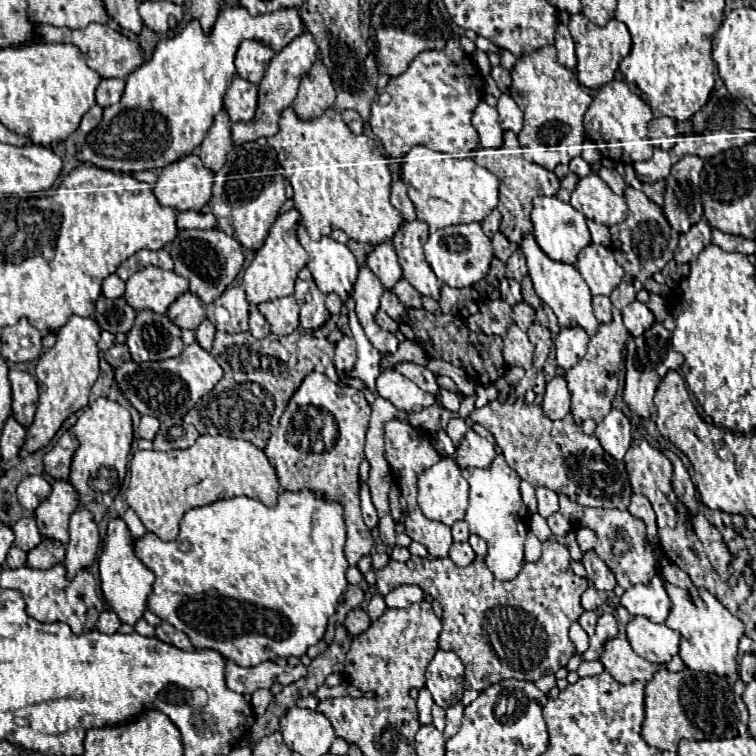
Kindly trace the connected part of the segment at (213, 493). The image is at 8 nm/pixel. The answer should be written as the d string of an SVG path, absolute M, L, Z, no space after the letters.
M201 435L197 443L189 449L173 449L173 451L137 451L129 463L129 489L127 489L127 503L137 513L141 523L147 531L155 533L163 541L175 541L179 535L179 523L183 515L193 509L201 507L219 499L245 495L249 499L257 499L267 507L275 507L277 495L279 495L279 479L275 475L275 469L269 465L267 455L243 439L231 439L231 437L211 437Z

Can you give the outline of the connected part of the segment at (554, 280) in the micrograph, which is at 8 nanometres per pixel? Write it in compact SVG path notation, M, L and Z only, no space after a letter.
M533 233L525 235L519 247L521 247L523 255L527 257L527 267L529 267L531 279L533 279L535 293L541 297L541 301L545 305L549 305L553 309L553 313L559 319L559 325L561 327L575 327L575 325L579 325L585 331L589 331L589 335L595 333L599 323L597 323L597 319L593 315L593 309L591 309L591 291L587 289L587 283L583 281L579 271L573 265L569 265L569 263L559 263L559 261L549 259L541 251L541 247L537 245Z

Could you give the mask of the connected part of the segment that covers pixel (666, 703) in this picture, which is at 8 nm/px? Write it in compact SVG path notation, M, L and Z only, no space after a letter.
M663 665L657 669L655 677L645 687L645 723L641 737L659 751L677 751L677 745L683 739L701 741L701 739L721 739L727 721L725 721L725 689L719 685L719 677L709 673L695 673L683 669L679 673L669 673Z

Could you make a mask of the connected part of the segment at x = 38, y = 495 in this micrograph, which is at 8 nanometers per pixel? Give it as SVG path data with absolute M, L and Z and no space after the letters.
M29 475L25 477L19 487L17 487L17 495L19 495L19 503L27 509L27 511L35 511L37 505L49 495L51 485L39 477L39 475Z

